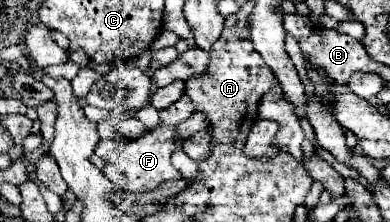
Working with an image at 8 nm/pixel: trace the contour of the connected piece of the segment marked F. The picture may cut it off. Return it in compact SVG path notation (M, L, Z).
M154 127L142 133L136 139L130 139L118 153L118 159L112 165L106 165L102 171L112 179L118 189L130 193L146 193L154 191L162 181L180 179L182 173L172 165L170 157L174 153L174 145L182 143L182 137L172 127Z

